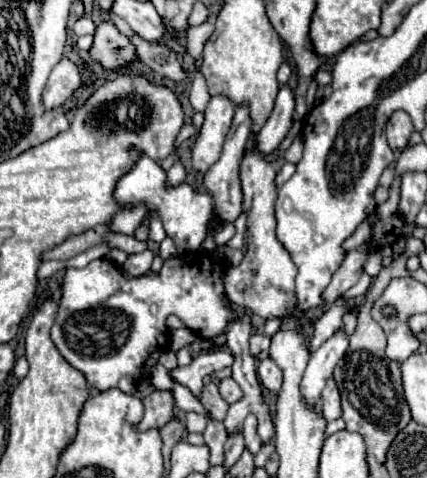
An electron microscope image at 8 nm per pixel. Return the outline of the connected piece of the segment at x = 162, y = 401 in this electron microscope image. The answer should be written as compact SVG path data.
M155 389L151 395L143 399L143 405L145 405L145 413L141 421L135 425L137 431L161 429L171 419L175 419L175 397L171 391Z

